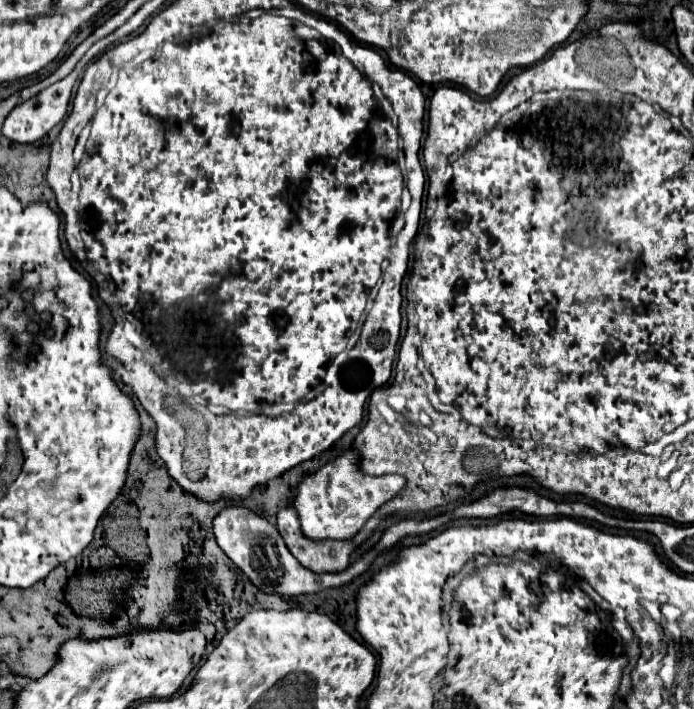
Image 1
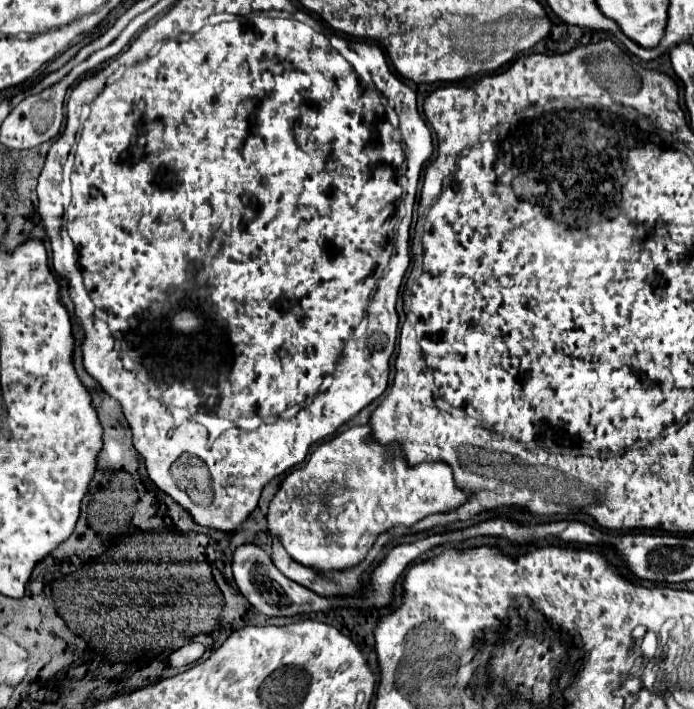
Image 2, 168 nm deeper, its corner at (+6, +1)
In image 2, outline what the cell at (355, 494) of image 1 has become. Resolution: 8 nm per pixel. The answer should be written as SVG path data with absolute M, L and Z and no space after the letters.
M353 425L335 435L331 441L321 443L305 461L303 469L293 469L281 481L277 493L269 503L267 531L285 547L293 561L311 567L317 573L345 571L363 561L381 533L393 527L411 527L435 513L455 511L457 507L467 503L469 497L469 491L457 487L453 471L447 463L433 461L411 467L399 443L379 445L373 437L371 425Z

